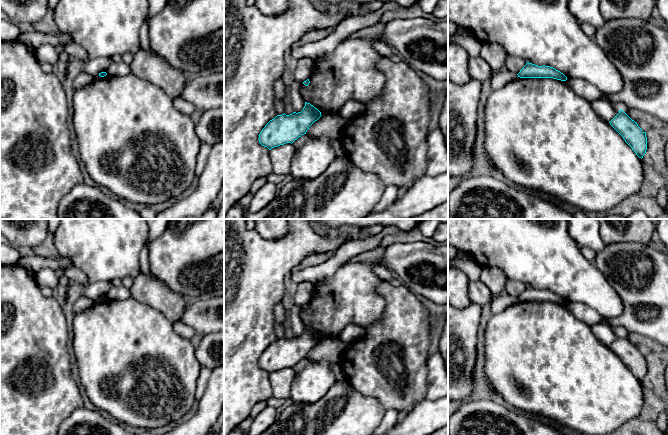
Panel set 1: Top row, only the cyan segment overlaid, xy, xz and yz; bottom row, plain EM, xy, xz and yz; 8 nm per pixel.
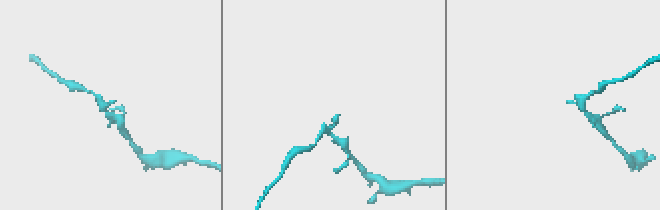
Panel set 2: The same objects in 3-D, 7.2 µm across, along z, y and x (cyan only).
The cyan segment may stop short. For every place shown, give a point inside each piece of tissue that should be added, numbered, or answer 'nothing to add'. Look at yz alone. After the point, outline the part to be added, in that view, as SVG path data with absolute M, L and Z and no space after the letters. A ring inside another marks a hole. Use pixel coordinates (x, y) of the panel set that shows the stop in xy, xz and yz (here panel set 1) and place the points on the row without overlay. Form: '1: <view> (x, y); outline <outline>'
nothing to add

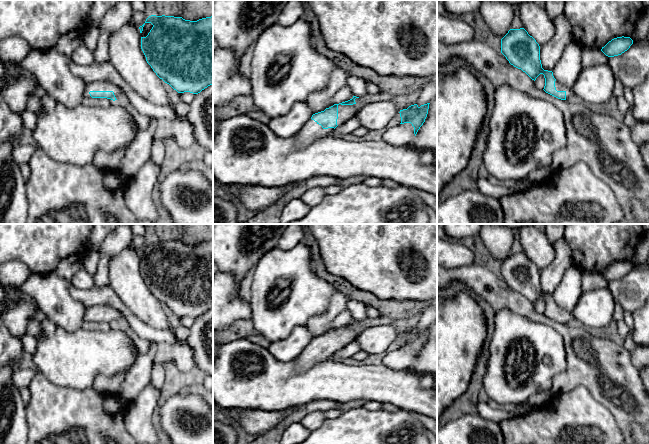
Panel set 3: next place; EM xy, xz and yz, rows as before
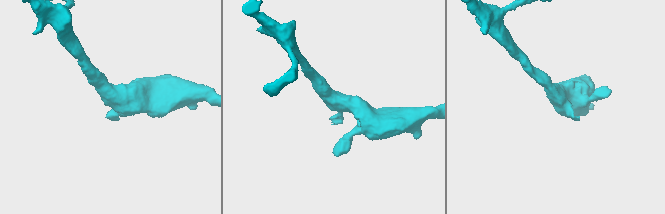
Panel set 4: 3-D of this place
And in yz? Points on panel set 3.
1: yz (570, 319); outline M555 305L555 311L557 315L565 315L566 316L566 324L576 324L575 318L573 317L572 313L562 309L558 305Z

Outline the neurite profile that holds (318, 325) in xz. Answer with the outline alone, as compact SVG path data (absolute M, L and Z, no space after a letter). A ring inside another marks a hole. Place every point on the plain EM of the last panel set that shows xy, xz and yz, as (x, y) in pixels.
M336 289L331 296L327 309L321 315L311 317L307 322L307 328L313 338L324 335L334 329L332 322L347 308L347 302L348 298Z

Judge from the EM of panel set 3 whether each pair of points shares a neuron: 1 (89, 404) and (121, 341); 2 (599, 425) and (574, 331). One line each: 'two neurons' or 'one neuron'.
1: two neurons
2: two neurons

